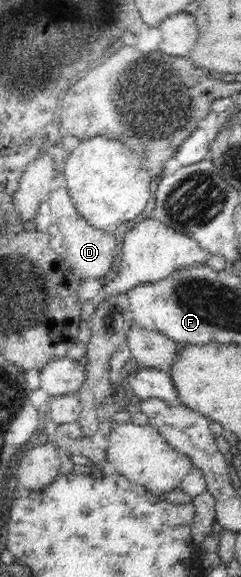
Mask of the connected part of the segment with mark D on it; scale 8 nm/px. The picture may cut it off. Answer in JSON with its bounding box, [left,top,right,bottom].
[48,187,119,280]

